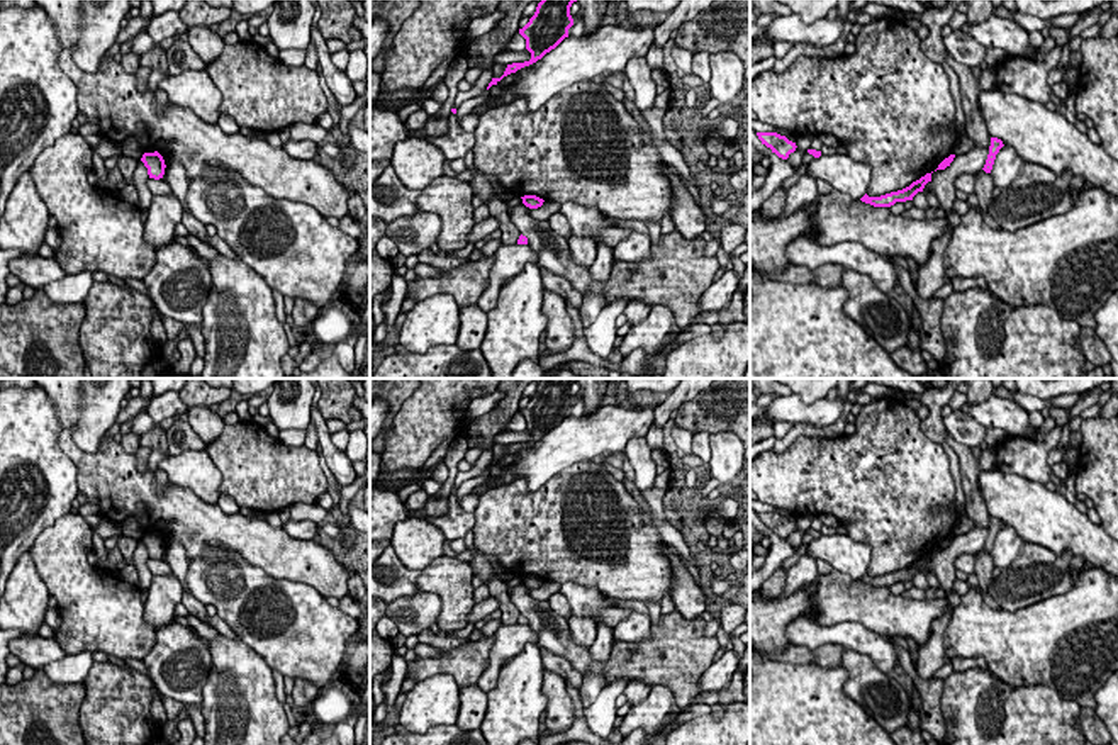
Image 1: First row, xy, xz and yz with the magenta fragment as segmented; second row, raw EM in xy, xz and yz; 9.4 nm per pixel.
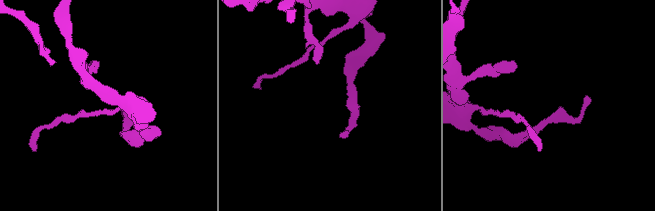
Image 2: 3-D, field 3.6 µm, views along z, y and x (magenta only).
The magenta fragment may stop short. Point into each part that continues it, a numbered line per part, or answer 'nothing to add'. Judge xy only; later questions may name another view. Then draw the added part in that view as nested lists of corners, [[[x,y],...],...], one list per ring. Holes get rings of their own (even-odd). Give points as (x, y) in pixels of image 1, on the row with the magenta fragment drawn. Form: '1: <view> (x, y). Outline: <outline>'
nothing to add

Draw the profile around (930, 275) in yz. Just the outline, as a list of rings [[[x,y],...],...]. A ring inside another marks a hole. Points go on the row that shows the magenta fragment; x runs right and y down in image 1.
[[[945,232],[931,244],[931,256],[918,270],[916,292],[923,300],[933,299],[933,294],[945,285],[945,249],[950,243],[950,232]]]

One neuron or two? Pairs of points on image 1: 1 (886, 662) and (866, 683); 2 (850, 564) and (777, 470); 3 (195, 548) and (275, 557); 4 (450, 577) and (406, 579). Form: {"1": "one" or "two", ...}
{"1": "two", "2": "two", "3": "one", "4": "two"}

